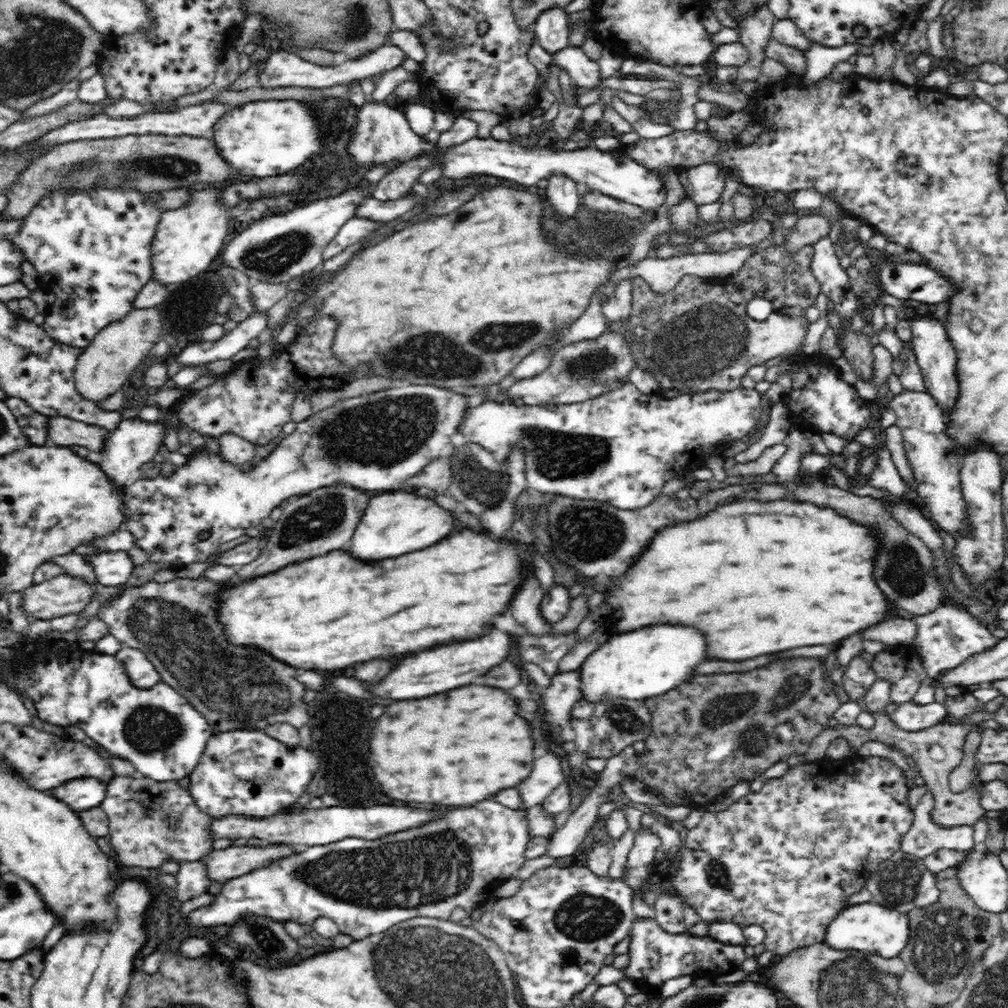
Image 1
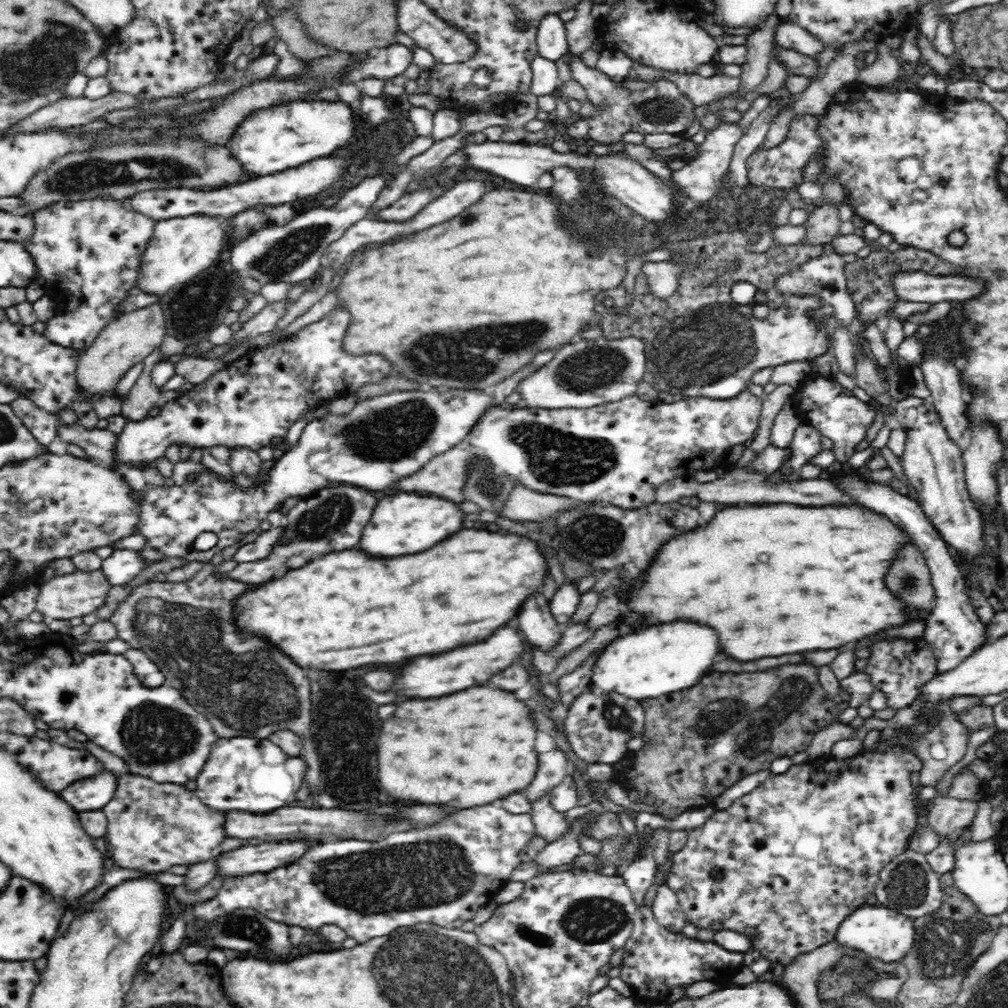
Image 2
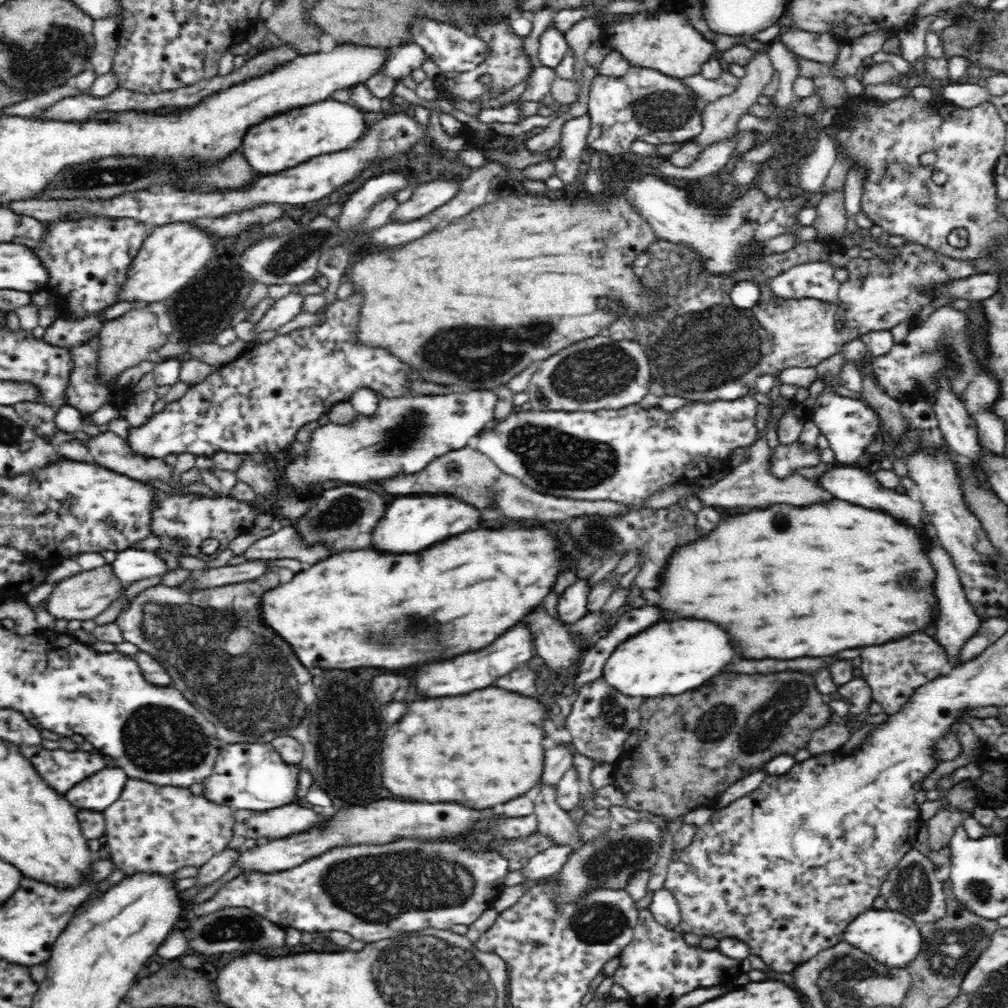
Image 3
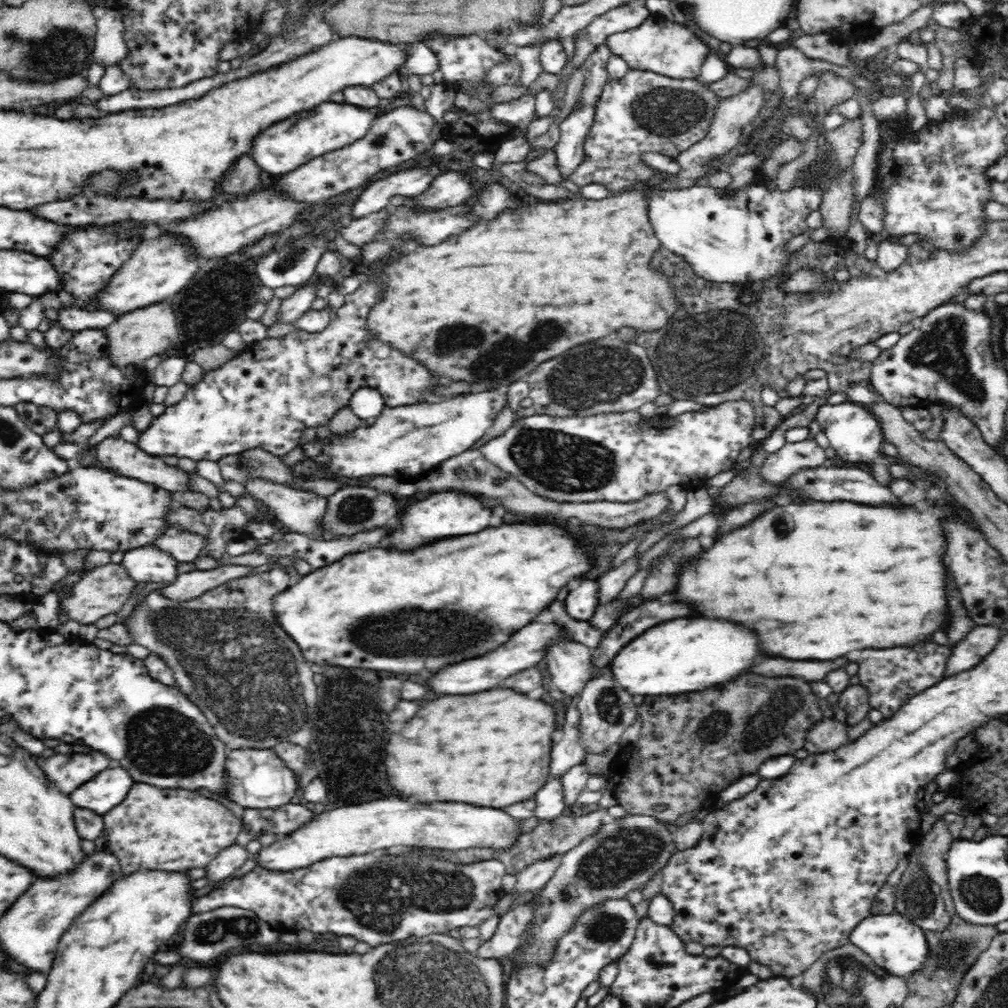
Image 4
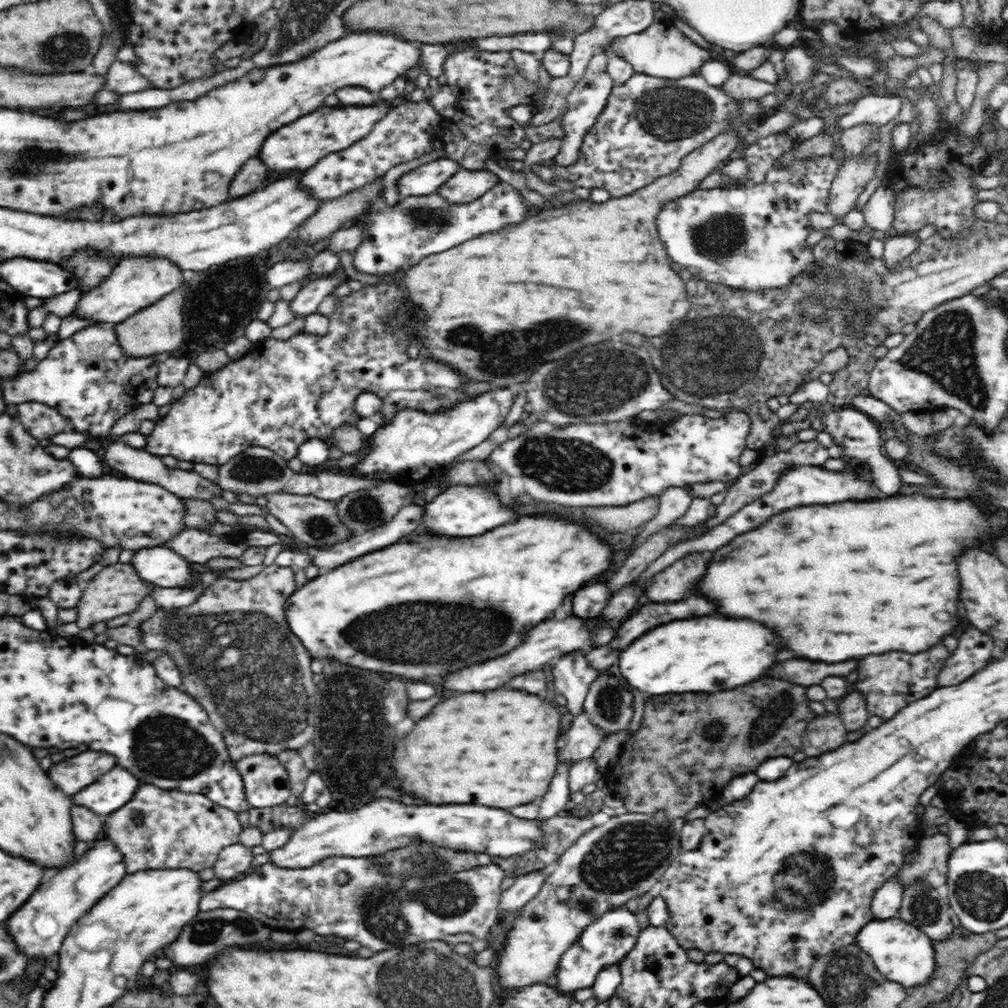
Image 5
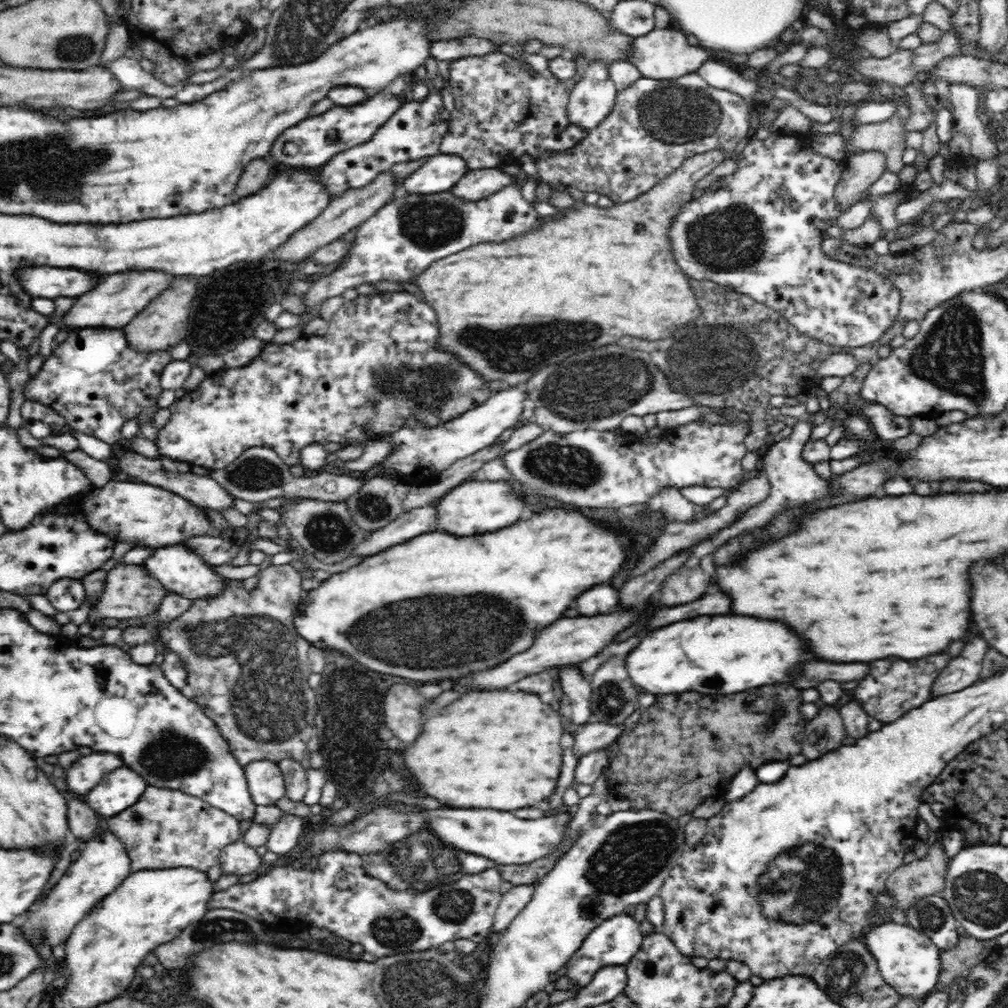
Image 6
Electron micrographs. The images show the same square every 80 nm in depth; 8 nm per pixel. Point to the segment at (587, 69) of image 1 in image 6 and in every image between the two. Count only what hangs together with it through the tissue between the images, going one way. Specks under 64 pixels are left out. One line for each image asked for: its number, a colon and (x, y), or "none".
2: (661, 108)
3: (644, 105)
4: (644, 112)
5: (649, 125)
6: (655, 125)

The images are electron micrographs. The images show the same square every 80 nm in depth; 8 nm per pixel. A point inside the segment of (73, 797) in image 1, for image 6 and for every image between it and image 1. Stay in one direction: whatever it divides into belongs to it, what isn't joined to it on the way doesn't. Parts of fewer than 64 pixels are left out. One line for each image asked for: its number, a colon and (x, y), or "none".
2: (85, 795)
3: (97, 793)
4: (99, 795)
5: (112, 790)
6: (119, 789)

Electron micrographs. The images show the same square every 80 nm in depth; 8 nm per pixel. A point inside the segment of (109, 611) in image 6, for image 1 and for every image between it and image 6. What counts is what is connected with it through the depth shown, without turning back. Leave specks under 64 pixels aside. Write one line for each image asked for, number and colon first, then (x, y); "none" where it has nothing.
1: (63, 595)
2: (82, 593)
3: (83, 597)
4: (104, 590)
5: (118, 589)

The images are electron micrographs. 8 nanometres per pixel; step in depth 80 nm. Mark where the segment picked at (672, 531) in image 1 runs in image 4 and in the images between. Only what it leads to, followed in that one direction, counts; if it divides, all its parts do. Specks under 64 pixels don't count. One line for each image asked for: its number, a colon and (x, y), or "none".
2: (782, 579)
3: (791, 581)
4: (815, 581)

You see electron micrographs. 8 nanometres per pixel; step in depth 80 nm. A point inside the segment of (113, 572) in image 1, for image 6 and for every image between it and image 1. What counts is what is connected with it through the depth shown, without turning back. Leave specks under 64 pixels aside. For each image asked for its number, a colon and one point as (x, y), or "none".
2: (123, 566)
3: (132, 565)
4: (146, 564)
5: (161, 566)
6: (183, 571)

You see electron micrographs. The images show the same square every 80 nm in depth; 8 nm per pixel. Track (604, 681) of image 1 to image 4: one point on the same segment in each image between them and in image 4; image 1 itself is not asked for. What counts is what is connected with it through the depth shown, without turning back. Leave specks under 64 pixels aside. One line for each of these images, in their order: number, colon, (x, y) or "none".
2: (658, 660)
3: (671, 657)
4: (682, 655)

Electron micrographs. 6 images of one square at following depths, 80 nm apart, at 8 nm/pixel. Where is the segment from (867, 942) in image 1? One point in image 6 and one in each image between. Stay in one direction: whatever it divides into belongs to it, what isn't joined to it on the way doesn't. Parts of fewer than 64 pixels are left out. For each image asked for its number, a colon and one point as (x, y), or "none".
2: (885, 933)
3: (890, 937)
4: (894, 943)
5: (904, 954)
6: (908, 960)

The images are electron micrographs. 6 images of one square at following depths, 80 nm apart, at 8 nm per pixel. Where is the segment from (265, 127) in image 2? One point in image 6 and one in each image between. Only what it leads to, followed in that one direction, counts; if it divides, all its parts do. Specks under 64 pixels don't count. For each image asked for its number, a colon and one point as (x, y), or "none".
3: (281, 142)
4: (283, 147)
5: (297, 146)
6: (308, 145)

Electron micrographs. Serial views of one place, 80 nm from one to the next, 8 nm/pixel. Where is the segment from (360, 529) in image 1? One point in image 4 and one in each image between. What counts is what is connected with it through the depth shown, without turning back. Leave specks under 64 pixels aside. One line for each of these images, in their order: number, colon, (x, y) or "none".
2: (403, 524)
3: (411, 524)
4: (448, 513)

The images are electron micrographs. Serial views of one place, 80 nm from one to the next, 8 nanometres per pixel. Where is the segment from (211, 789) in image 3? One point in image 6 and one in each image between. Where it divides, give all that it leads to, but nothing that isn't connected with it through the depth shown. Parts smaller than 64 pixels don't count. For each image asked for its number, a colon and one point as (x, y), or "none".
4: (258, 778)
5: (265, 780)
6: (265, 780)

